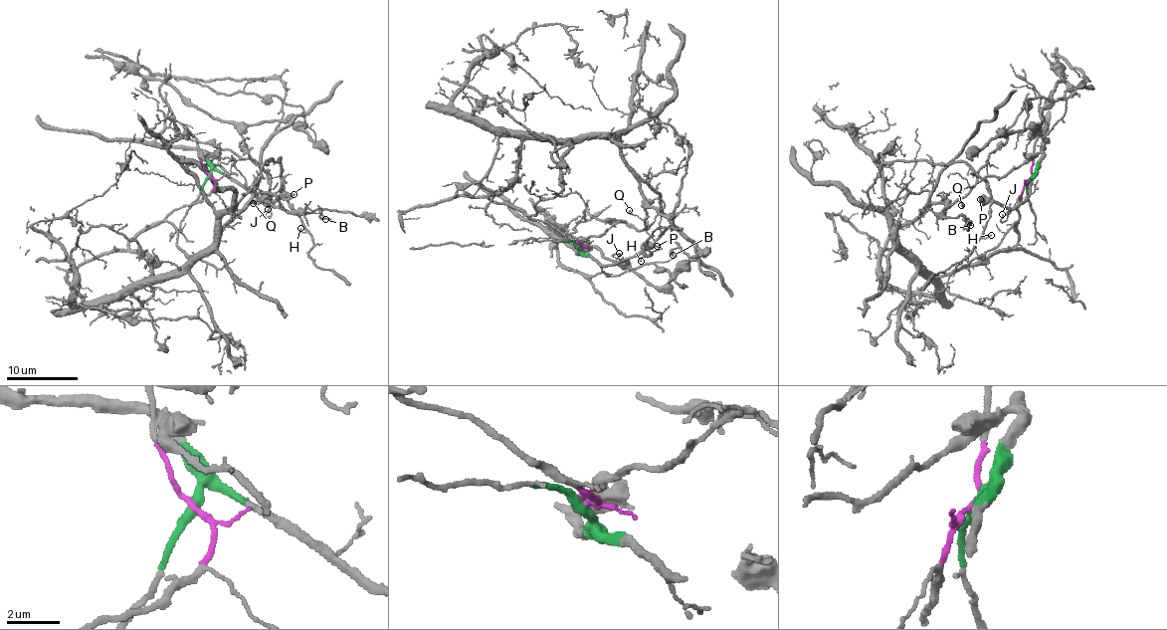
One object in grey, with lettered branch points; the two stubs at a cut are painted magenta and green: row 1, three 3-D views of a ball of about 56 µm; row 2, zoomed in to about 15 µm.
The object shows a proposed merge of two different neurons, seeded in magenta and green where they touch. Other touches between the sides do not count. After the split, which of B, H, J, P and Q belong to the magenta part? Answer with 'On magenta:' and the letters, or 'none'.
On magenta: B, Q

